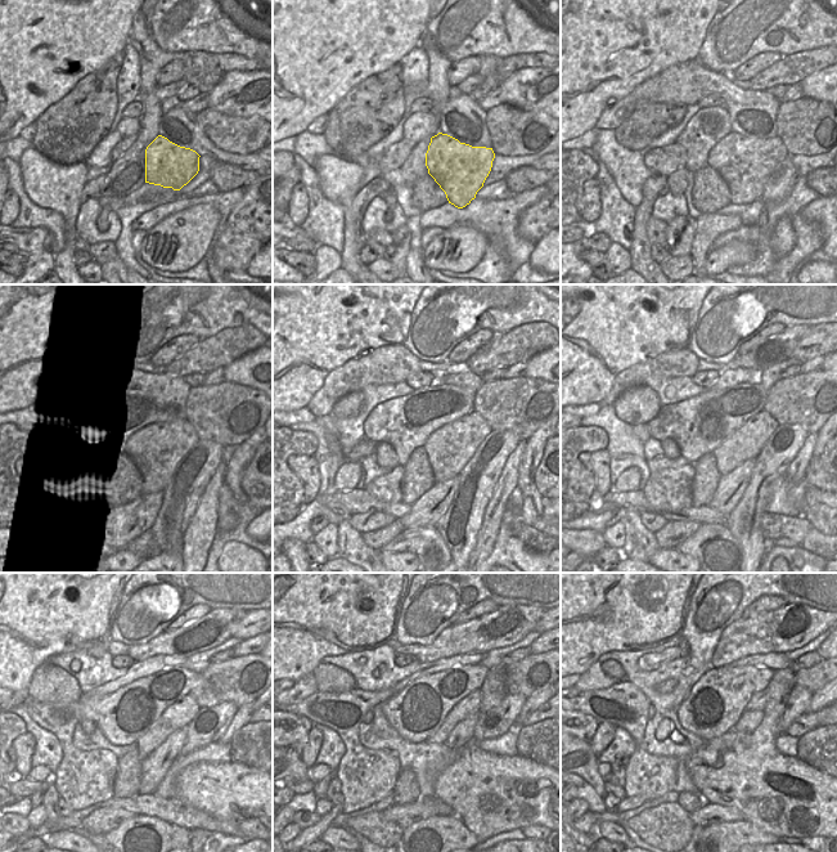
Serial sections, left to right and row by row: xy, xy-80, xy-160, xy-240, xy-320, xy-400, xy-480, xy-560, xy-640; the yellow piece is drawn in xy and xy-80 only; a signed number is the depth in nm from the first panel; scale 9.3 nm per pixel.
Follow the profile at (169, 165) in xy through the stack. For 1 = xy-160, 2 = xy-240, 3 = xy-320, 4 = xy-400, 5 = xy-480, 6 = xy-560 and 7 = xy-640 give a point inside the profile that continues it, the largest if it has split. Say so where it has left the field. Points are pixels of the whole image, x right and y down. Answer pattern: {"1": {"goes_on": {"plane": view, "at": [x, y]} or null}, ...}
{"1": {"goes_on": {"plane": "xy-160", "at": [745, 164]}}, "2": {"goes_on": {"plane": "xy-240", "at": [160, 448]}}, "3": {"goes_on": {"plane": "xy-320", "at": [449, 448]}}, "4": {"goes_on": {"plane": "xy-400", "at": [743, 444]}}, "5": {"goes_on": {"plane": "xy-480", "at": [178, 716]}}, "6": {"goes_on": {"plane": "xy-560", "at": [471, 704]}}, "7": {"goes_on": {"plane": "xy-640", "at": [759, 700]}}}

